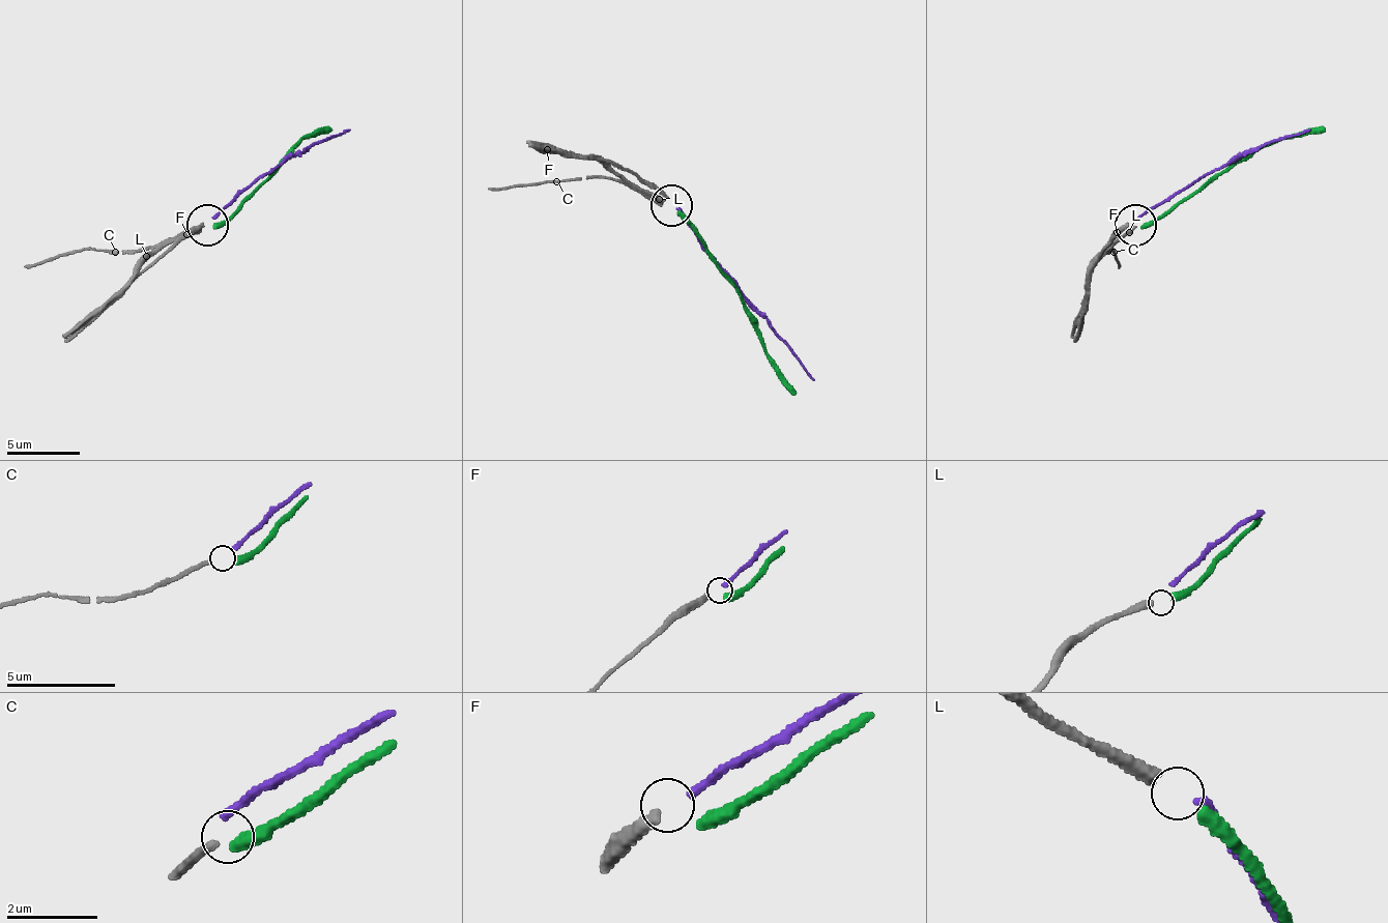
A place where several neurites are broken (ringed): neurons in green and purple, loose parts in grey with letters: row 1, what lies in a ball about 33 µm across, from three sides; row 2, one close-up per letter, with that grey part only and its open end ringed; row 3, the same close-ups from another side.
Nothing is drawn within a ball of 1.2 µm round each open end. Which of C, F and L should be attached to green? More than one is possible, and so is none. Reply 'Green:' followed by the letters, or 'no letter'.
Green: L

